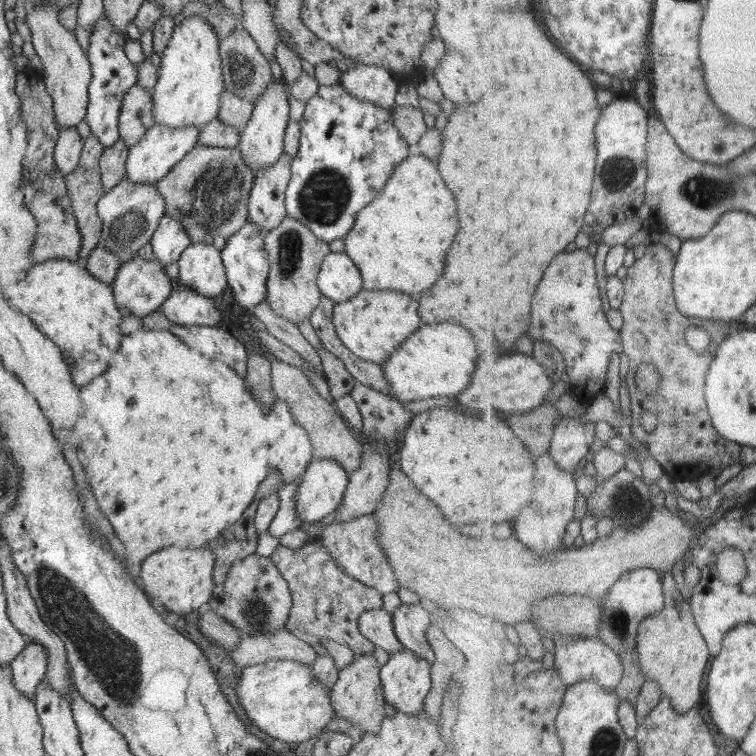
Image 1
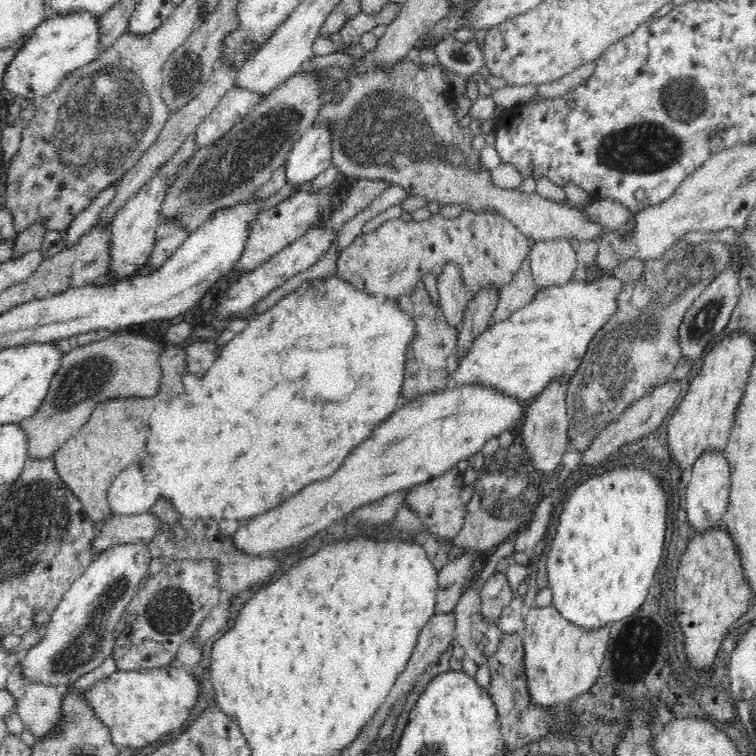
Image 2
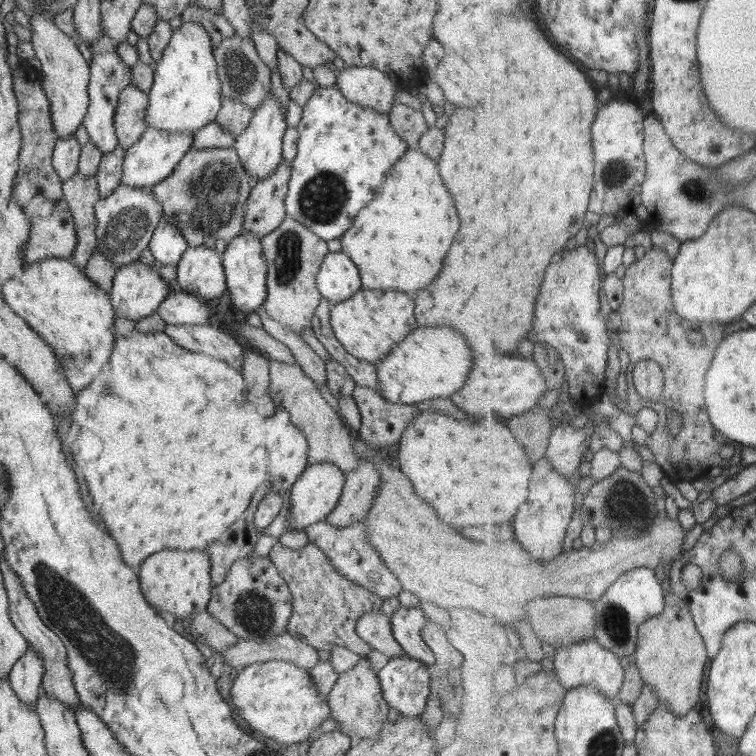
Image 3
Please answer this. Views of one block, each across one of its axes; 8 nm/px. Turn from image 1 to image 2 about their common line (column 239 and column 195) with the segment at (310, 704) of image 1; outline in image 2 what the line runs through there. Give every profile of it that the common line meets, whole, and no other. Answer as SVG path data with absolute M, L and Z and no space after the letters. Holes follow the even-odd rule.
M186 667L115 671L96 681L83 694L83 698L102 725L108 727L111 739L118 748L142 748L156 742L172 731L180 732L190 716L190 709L200 700L200 682Z

